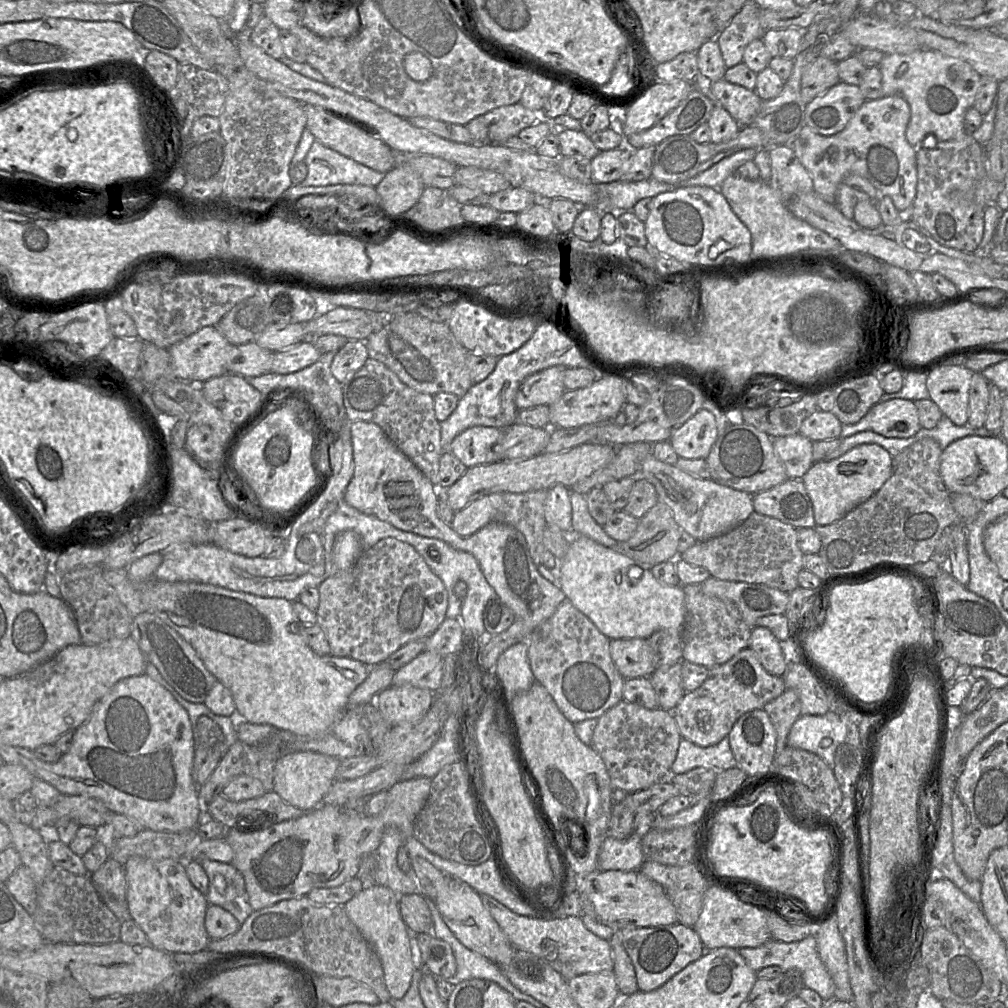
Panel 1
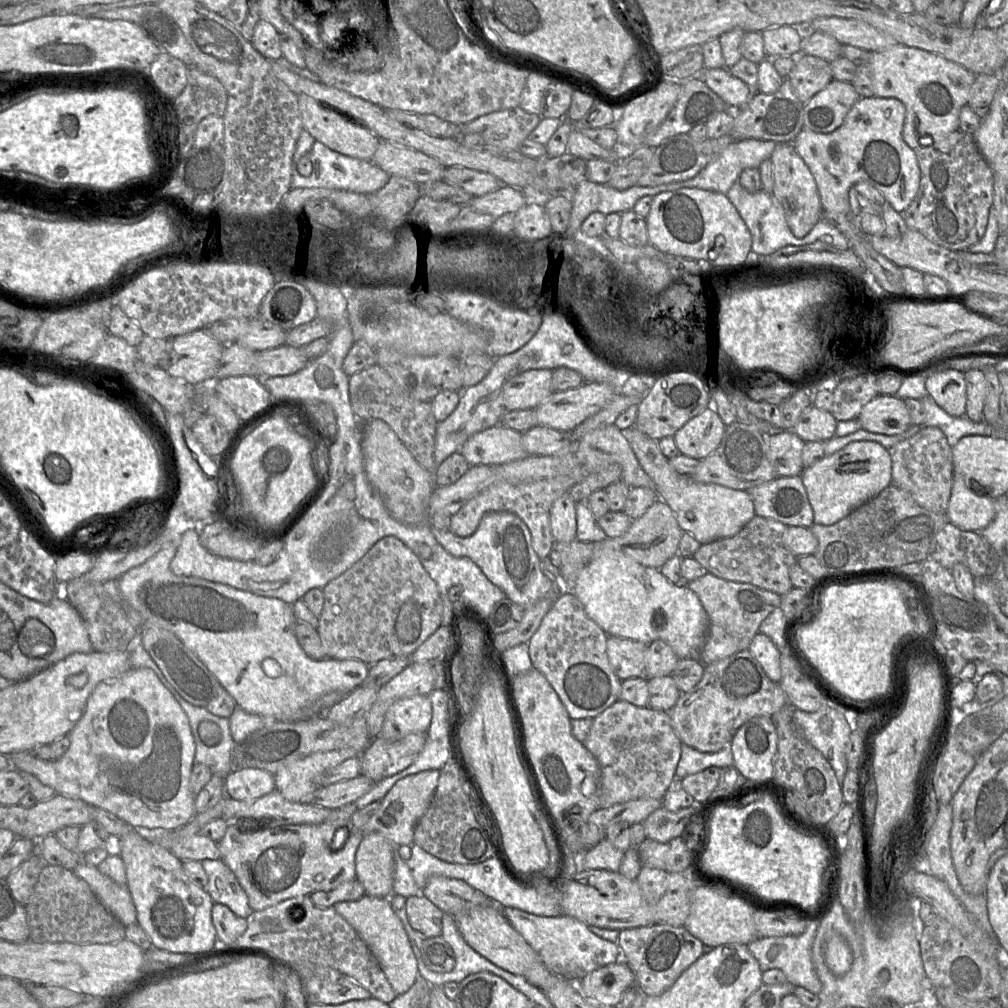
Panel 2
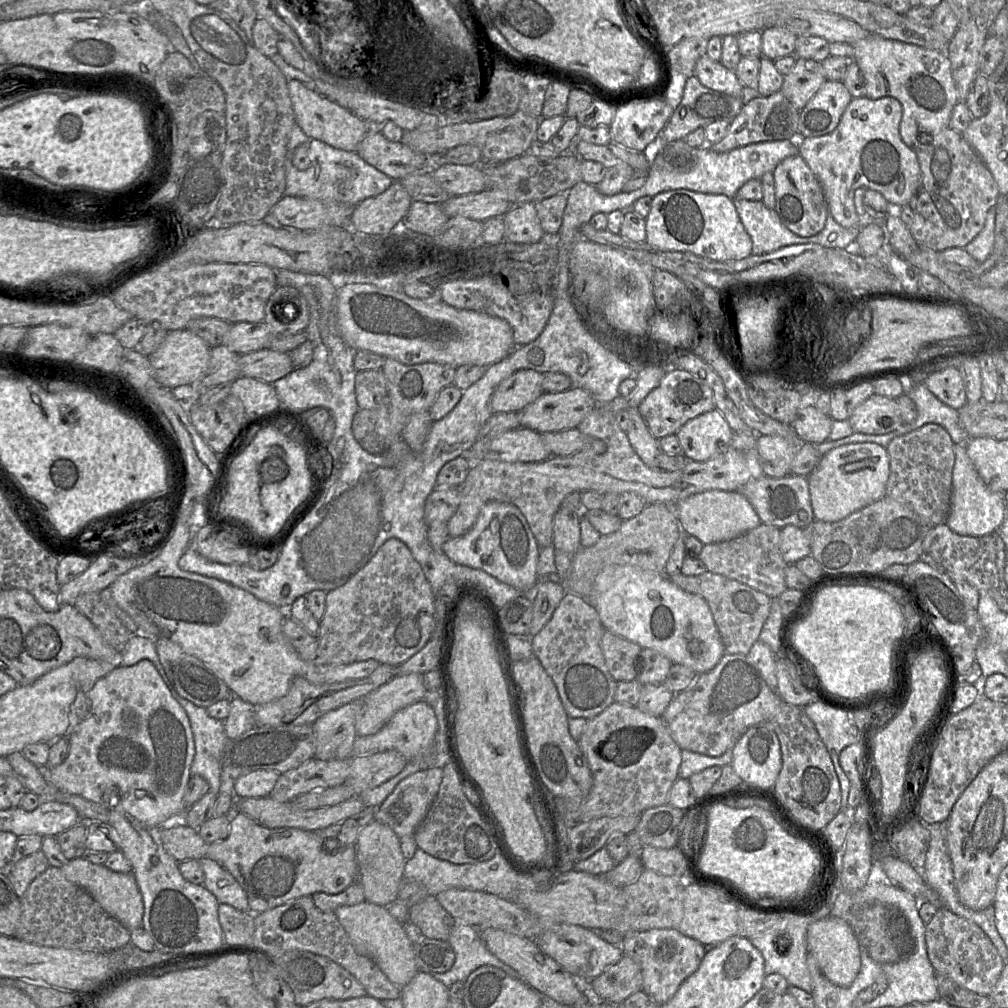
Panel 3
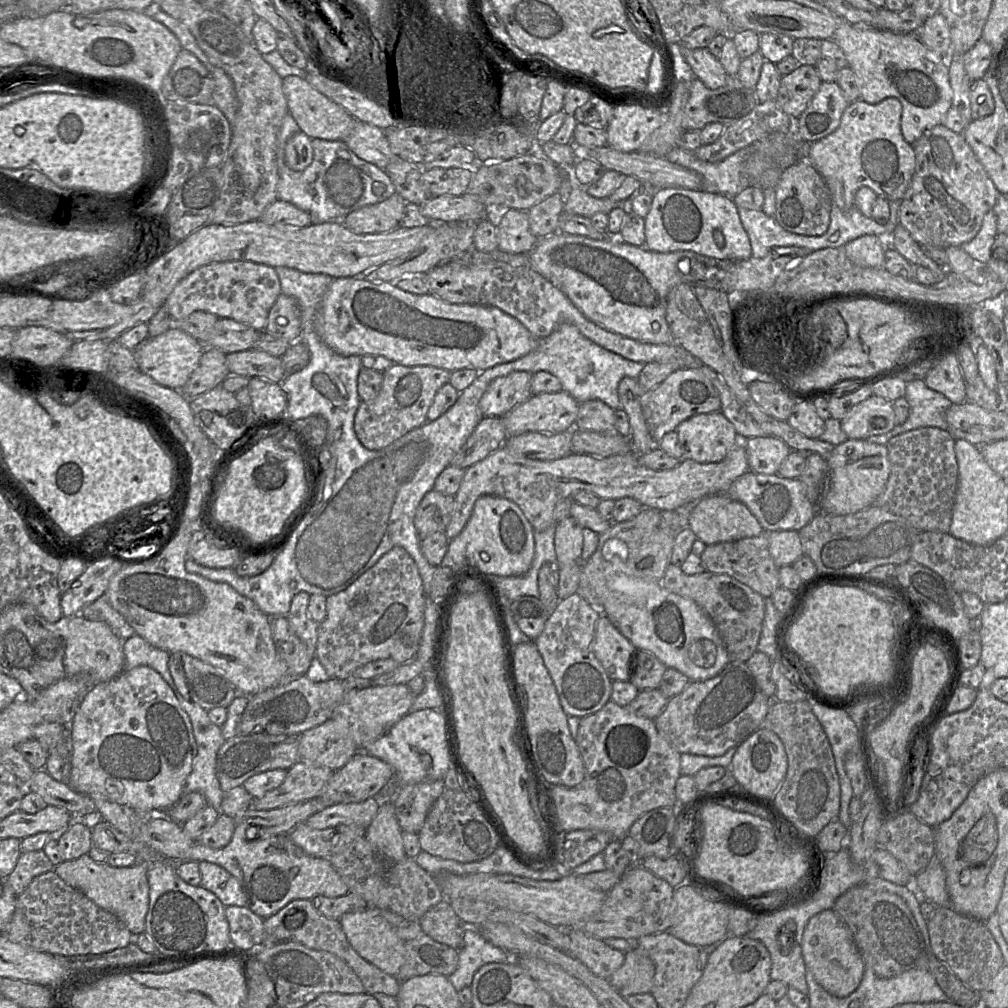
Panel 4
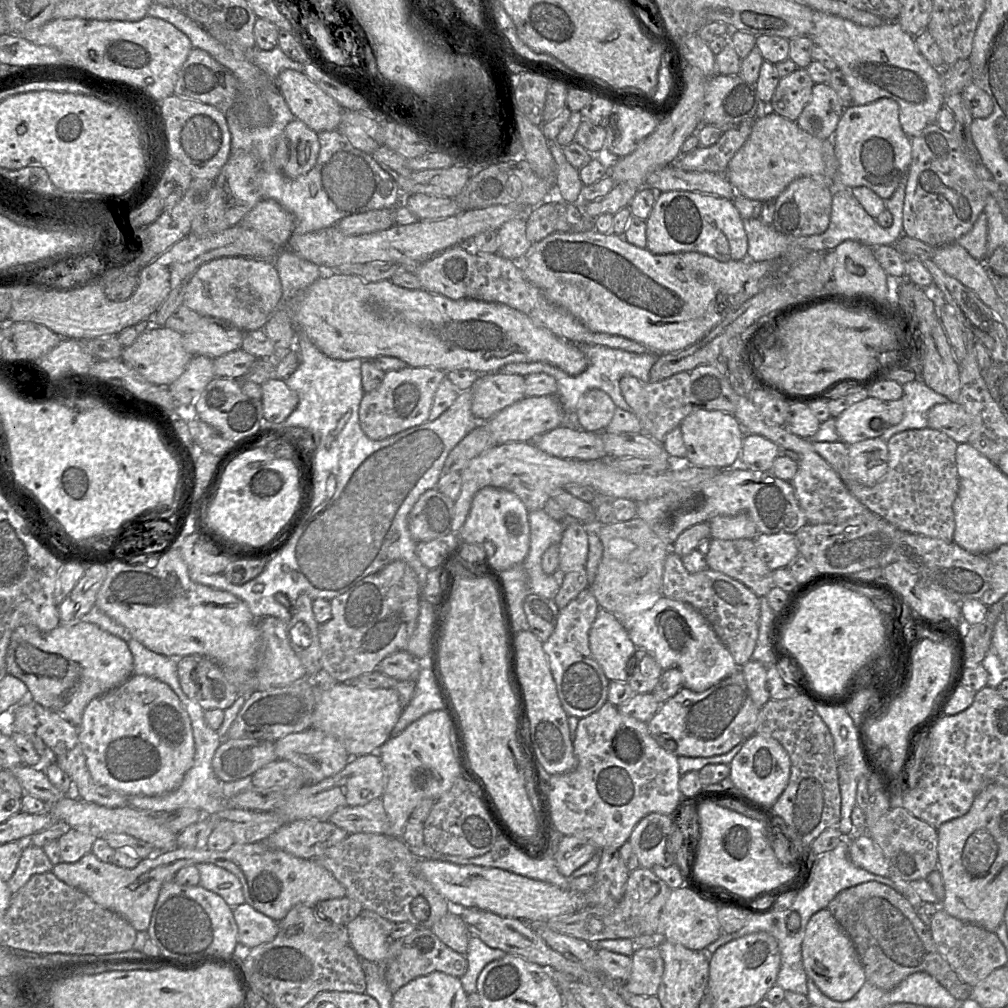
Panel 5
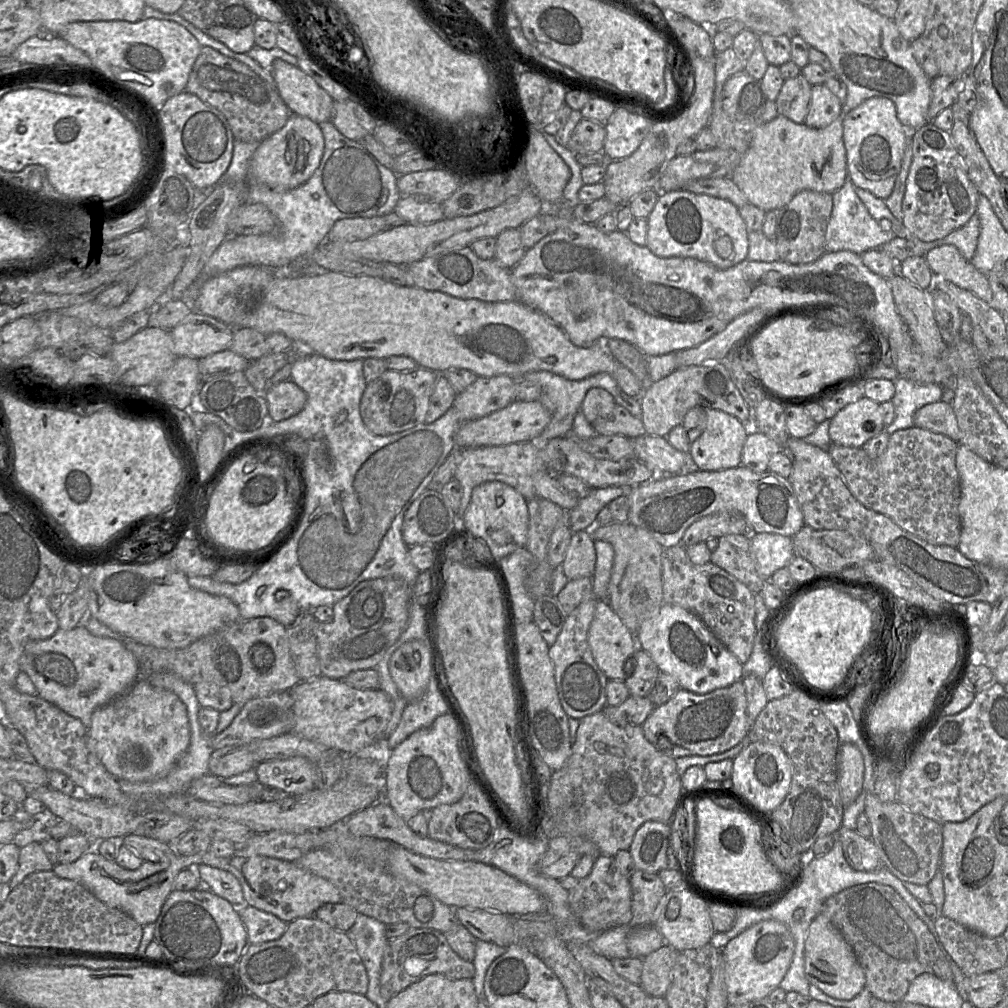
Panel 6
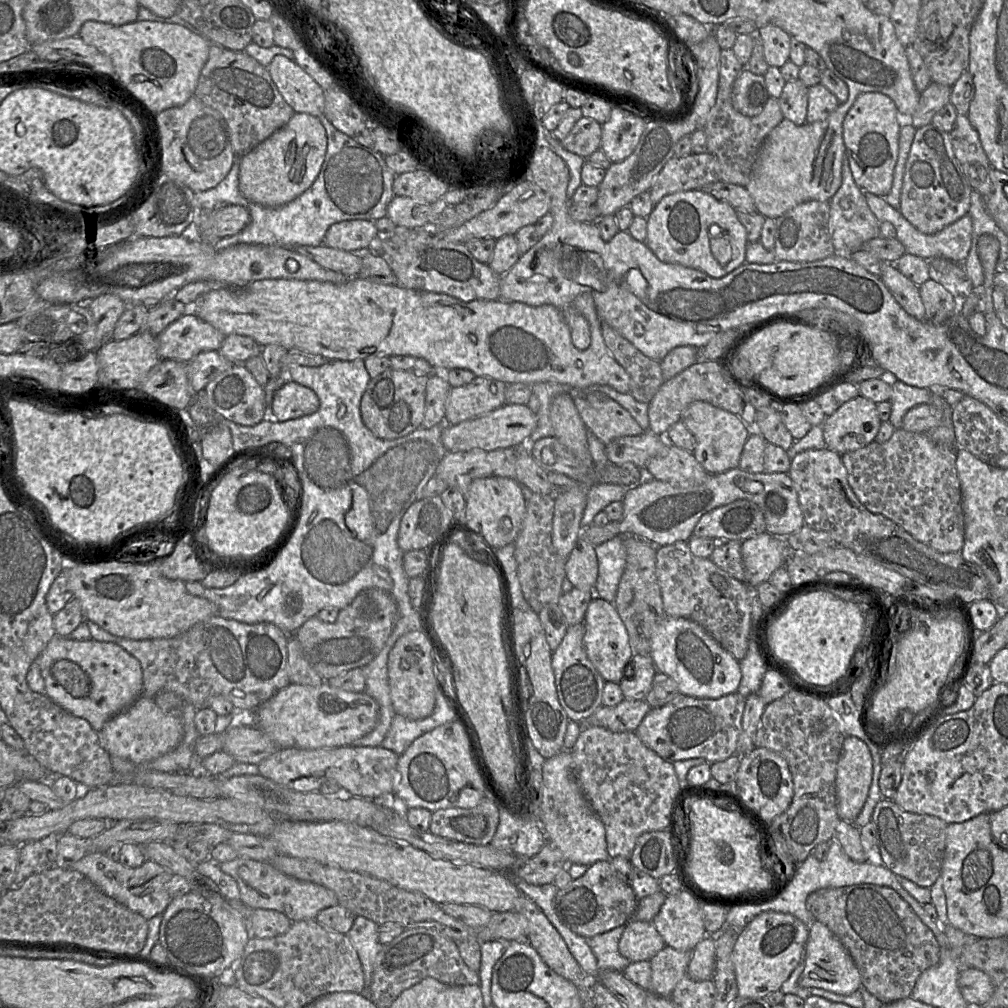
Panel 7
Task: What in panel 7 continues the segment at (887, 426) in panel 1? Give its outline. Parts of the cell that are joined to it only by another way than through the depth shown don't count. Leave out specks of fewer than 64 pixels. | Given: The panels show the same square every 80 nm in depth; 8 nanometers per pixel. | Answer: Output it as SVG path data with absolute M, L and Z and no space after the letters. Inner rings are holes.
M859 395L826 417L822 423L826 448L843 455L872 443L882 423L876 405Z

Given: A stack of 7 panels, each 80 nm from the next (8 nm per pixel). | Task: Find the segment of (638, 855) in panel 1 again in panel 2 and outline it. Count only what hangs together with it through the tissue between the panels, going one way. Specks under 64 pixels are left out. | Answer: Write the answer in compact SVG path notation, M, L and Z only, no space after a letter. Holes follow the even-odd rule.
M606 838L579 856L579 869L619 871L624 853Z

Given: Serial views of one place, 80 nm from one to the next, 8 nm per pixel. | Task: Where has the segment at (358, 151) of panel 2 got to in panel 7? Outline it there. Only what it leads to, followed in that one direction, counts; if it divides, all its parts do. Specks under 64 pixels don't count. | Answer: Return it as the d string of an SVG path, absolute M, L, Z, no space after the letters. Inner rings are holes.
M276 55L267 68L283 99L296 113L324 116L324 90L294 60Z

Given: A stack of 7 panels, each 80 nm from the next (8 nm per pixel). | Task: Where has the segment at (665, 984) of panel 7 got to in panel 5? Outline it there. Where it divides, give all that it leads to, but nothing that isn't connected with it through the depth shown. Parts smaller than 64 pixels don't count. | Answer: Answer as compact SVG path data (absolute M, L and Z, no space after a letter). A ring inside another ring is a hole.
M637 948L631 960L631 974L624 983L627 991L636 995L656 996L664 970L658 948Z

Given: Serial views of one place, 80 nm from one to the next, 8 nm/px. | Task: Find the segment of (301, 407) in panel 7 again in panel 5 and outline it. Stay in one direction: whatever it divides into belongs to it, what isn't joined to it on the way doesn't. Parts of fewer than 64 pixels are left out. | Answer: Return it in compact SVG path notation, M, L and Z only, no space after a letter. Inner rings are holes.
M269 379L261 385L262 396L261 403L263 408L263 417L266 421L273 424L284 422L296 409L299 397L297 393L290 389L285 380Z

